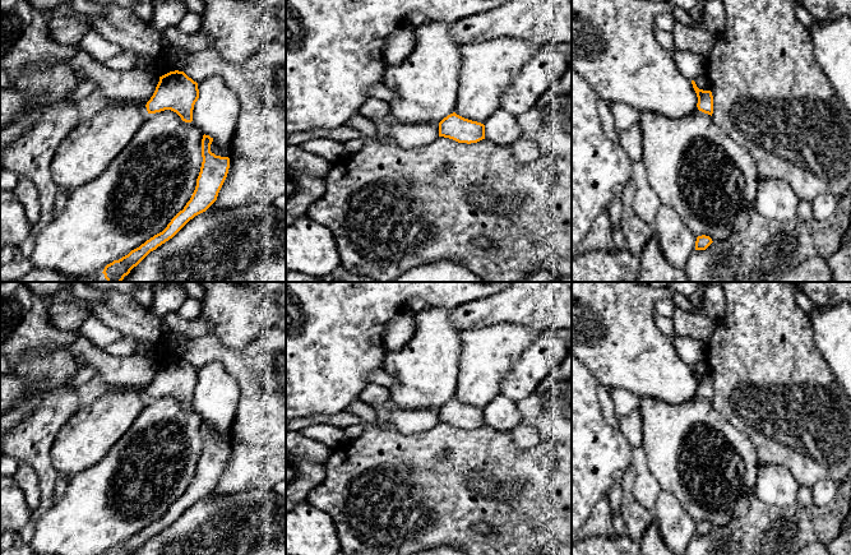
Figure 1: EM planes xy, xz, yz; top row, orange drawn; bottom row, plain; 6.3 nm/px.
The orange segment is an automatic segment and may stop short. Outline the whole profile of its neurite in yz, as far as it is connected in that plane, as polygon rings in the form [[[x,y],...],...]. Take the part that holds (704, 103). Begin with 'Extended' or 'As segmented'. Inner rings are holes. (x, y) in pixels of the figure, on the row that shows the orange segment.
As segmented. [[[692,80],[693,88],[698,97],[697,107],[699,111],[712,116],[713,114],[713,96],[711,91],[699,89],[694,80]]]

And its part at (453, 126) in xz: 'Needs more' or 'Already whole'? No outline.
Already whole

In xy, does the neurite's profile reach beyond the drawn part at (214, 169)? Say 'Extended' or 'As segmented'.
As segmented

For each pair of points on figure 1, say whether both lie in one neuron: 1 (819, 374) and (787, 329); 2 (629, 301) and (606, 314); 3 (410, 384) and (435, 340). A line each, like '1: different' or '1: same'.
1: same
2: same
3: same

